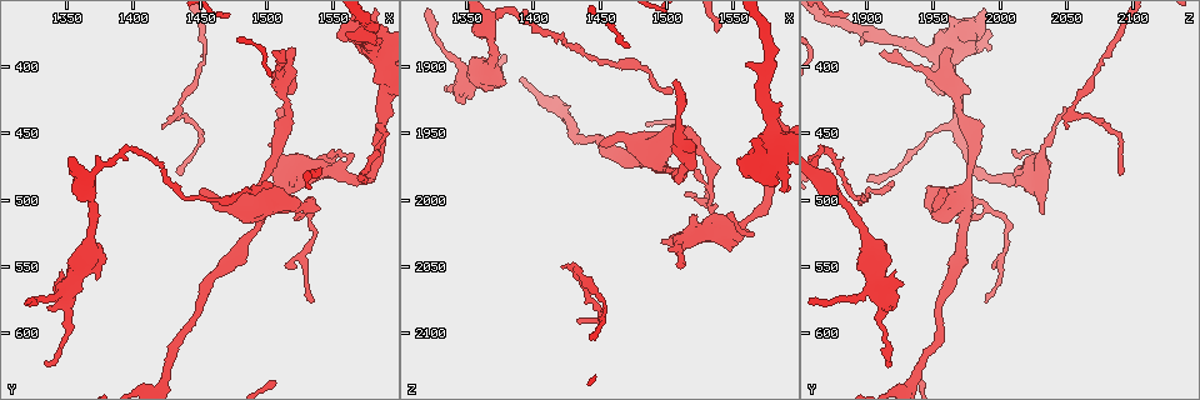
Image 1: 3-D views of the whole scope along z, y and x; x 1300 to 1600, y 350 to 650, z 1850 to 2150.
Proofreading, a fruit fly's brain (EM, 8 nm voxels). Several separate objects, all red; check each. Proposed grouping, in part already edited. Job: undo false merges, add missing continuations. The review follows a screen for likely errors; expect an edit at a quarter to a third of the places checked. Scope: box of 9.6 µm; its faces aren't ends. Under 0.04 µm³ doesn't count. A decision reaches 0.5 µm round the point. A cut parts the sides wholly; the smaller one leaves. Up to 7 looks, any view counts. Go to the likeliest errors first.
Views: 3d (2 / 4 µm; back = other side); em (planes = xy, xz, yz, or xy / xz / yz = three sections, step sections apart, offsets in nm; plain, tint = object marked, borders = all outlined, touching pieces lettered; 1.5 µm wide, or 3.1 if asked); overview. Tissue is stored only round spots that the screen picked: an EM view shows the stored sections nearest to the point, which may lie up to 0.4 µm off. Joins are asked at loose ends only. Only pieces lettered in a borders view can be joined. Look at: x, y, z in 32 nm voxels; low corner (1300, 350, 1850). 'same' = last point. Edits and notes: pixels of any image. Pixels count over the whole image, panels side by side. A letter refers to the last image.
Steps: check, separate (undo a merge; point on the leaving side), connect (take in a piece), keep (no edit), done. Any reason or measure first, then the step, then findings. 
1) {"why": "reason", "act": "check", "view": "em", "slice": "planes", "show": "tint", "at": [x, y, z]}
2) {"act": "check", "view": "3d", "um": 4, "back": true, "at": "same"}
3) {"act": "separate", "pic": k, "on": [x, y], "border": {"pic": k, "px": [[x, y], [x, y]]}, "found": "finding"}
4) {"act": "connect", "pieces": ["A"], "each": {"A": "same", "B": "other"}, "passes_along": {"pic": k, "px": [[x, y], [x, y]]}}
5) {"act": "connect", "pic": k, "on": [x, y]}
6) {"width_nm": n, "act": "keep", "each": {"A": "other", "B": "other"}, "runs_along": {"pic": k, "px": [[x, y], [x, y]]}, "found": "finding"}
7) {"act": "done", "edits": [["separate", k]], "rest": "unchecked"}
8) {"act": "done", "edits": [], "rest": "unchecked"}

{"why": "tapers out", "act": "check", "view": "em", "slice": "yz", "step": 4, "show": "borders", "at": [1550, 462, 2008]}

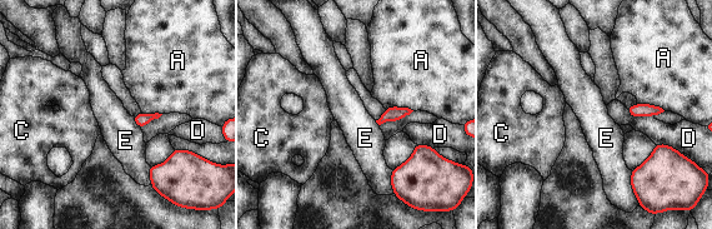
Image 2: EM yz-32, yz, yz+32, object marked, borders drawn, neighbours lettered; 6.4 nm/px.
{"why": "another direction", "act": "check", "view": "em", "slice": "planes", "show": "borders", "at": "same"}

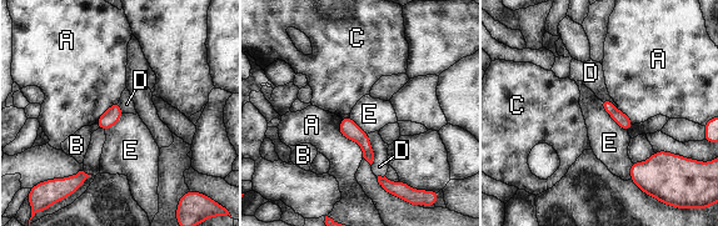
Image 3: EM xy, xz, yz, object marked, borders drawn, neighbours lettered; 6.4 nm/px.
{"longest_contact_nm": ["A", 280], "act": "keep", "each": {"A": "other", "B": "other", "C": "other", "D": "other", "E": "other"}, "border": {"pic": 3, "px": [[599, 100], [607, 114], [627, 131]]}, "found": "none of them fits"}

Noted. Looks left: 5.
{"why": "branch stops here", "act": "check", "view": "3d", "um": 4, "at": [1518, 390, 1966]}

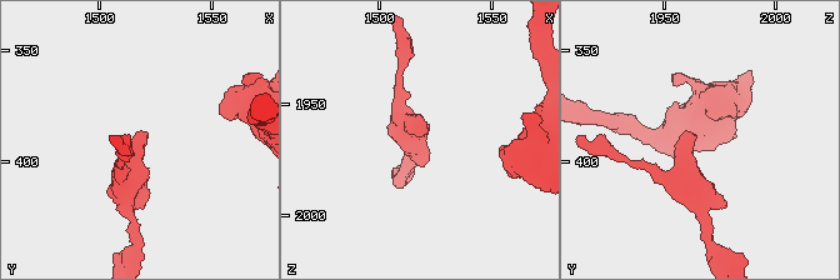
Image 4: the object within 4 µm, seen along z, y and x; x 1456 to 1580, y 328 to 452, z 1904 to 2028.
{"why": "need the tissue", "act": "check", "view": "em", "slice": "planes", "show": "borders", "at": [1519, 389, 1964]}

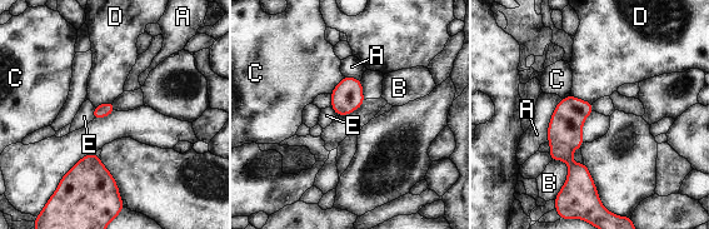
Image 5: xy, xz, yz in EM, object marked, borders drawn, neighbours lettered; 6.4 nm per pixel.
{"act": "keep", "each": {"A": "other", "B": "other", "C": "other", "D": "other", "E": "other"}, "runs_along": {"pic": 5, "px": [[569, 99], [568, 159], [584, 187]]}, "found": "none of them fits"}

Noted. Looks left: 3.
{"why": "thin end", "act": "check", "view": "3d", "um": 4, "at": [1510, 430, 2046]}

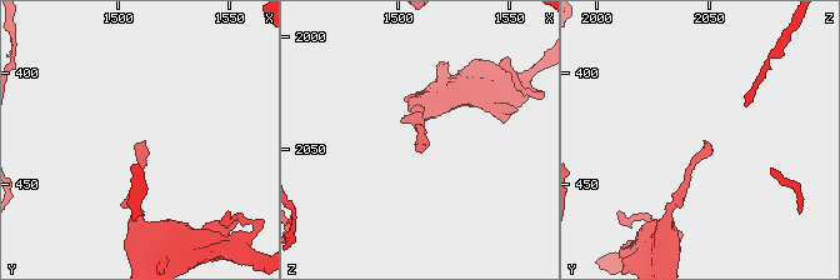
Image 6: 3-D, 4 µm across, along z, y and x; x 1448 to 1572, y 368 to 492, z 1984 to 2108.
{"why": "shape alone is not enough", "act": "check", "view": "em", "slice": "planes", "show": "borders", "at": [1512, 430, 2048]}

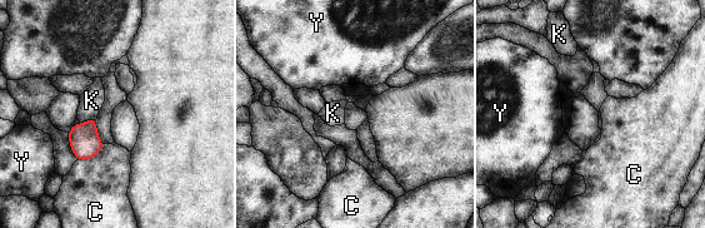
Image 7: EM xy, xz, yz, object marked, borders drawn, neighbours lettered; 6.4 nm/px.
{"width_nm": 190, "act": "keep", "each": {"C": "other", "K": "other", "Y": "other"}, "border": {"pic": 7, "px": [[96, 117], [80, 123]]}, "found": "no lettered piece goes on from it"}

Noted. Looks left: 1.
{"act": "done", "edits": [], "rest": "unchecked"}

